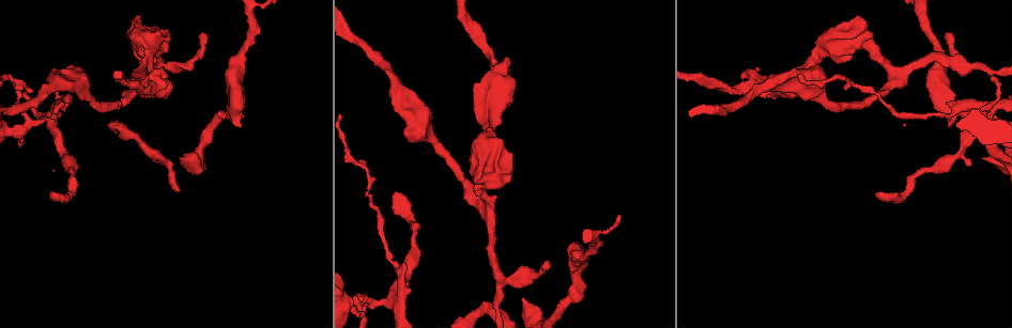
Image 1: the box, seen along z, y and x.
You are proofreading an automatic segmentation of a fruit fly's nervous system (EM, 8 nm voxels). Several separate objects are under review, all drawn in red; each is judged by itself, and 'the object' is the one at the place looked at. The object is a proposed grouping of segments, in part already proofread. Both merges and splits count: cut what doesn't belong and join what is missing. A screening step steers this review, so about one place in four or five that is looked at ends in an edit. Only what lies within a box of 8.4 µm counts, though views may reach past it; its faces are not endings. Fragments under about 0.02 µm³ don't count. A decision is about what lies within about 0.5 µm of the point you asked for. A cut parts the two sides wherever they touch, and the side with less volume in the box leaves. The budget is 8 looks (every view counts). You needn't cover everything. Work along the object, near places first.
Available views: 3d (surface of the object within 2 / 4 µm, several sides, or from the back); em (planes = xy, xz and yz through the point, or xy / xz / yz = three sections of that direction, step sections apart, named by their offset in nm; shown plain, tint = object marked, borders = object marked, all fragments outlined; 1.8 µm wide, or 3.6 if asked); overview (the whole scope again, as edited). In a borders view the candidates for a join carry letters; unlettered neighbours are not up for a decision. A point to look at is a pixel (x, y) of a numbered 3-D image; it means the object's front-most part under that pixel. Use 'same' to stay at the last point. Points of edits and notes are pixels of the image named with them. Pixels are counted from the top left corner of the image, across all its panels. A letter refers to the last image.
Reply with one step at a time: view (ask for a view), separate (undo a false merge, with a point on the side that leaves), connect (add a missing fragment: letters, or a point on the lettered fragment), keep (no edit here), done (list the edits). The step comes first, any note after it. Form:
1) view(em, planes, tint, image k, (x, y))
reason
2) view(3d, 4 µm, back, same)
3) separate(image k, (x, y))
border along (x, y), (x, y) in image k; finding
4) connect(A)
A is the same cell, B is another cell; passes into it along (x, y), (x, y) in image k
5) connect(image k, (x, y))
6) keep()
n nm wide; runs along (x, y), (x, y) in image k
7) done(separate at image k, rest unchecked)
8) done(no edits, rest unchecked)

view(em, 3.6 µm, planes, borders, image 1, (53, 191))
free end

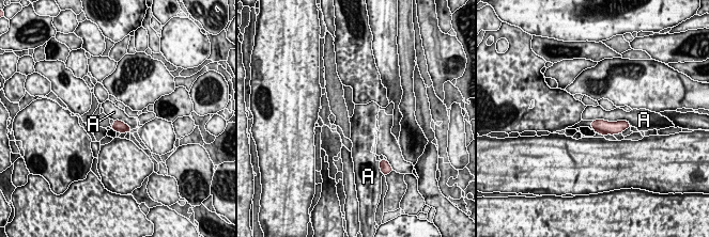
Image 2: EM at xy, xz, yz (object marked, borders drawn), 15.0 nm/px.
keep()
170 nm wide; A is another cell; border along (592, 120), (627, 121), (631, 125) in image 2; no lettered fragment goes on from it

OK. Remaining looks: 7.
view(3d, 4 µm, image 1, (983, 157))
long arm stops here

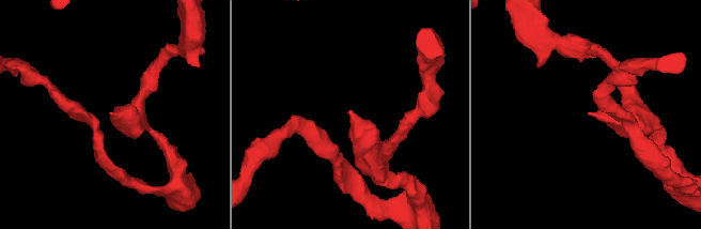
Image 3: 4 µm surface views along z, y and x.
view(em, planes, borders, image 3, (112, 113))
need the tissue

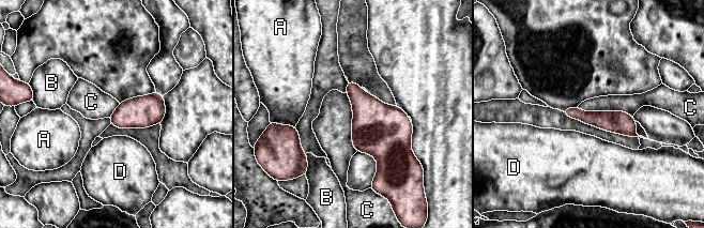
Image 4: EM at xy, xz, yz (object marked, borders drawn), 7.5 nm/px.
keep()
160 nm wide; C touches over 460 nm; A, B, C and D are other cells; none of them fits

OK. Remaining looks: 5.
view(em, planes, plain, image 1, (575, 284))
calibre changes

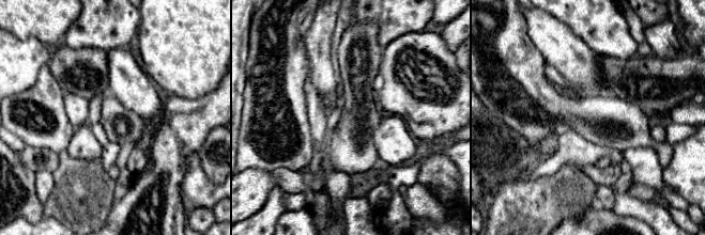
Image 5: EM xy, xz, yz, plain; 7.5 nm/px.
view(em, planes, borders, same)

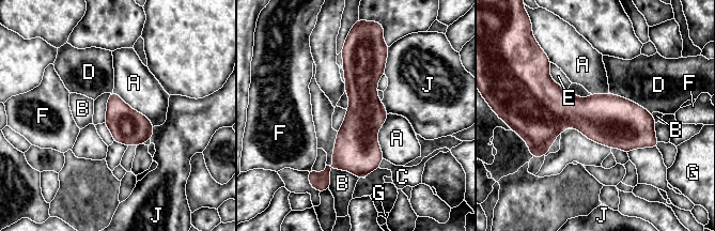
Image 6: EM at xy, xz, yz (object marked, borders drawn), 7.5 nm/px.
keep()
A, B, C, D, E, F, G and J are other cells; border along (389, 113), (377, 132), (383, 158) in image 6; continuous, no second cell

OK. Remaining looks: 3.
view(em, 3.6 µm, planes, borders, image 1, (859, 41))

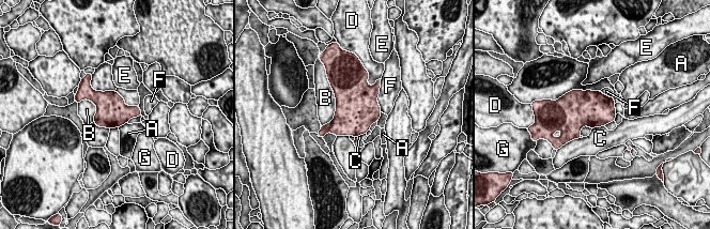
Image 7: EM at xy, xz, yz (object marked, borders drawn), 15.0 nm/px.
separate(image 7, (324, 130))
480 nm wide; B touches over 650 nm; A, B, C, D, E, F and G are other cells; two cells meet here

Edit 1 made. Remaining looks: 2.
done(separate at image 7, rest unchecked)

